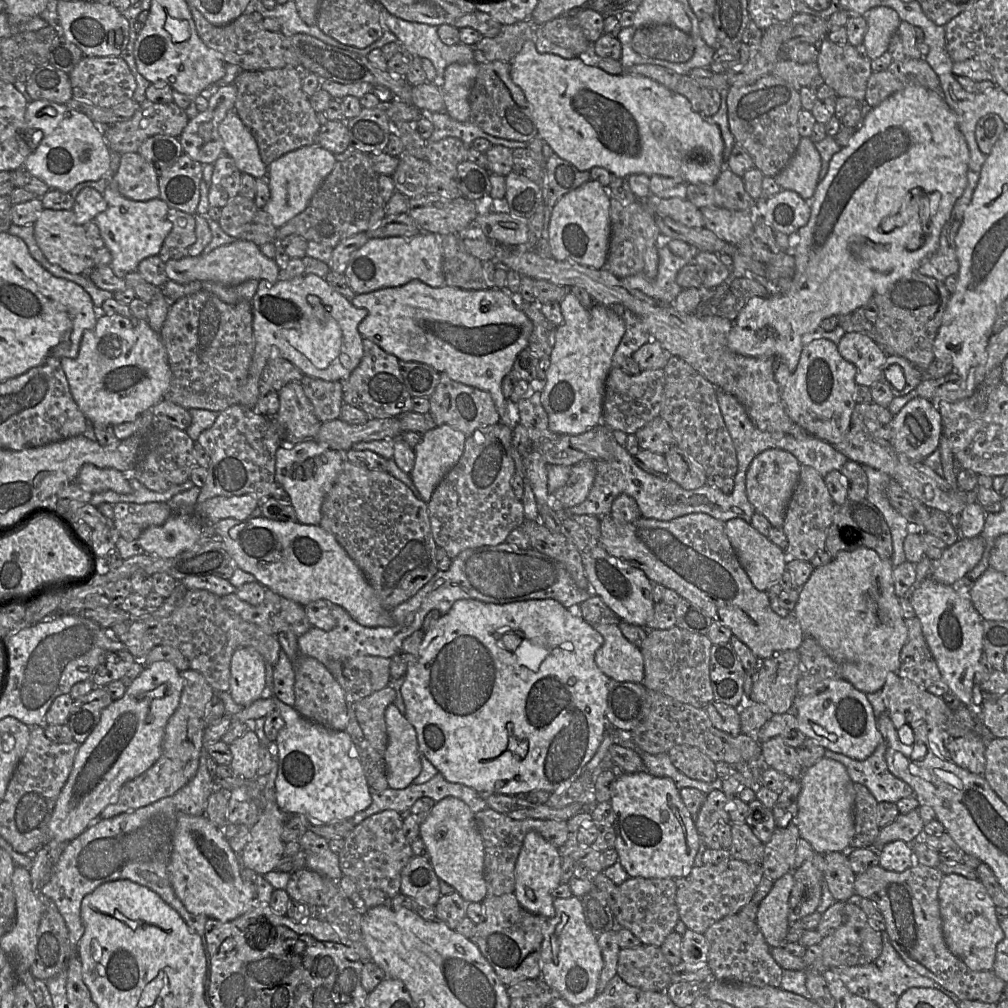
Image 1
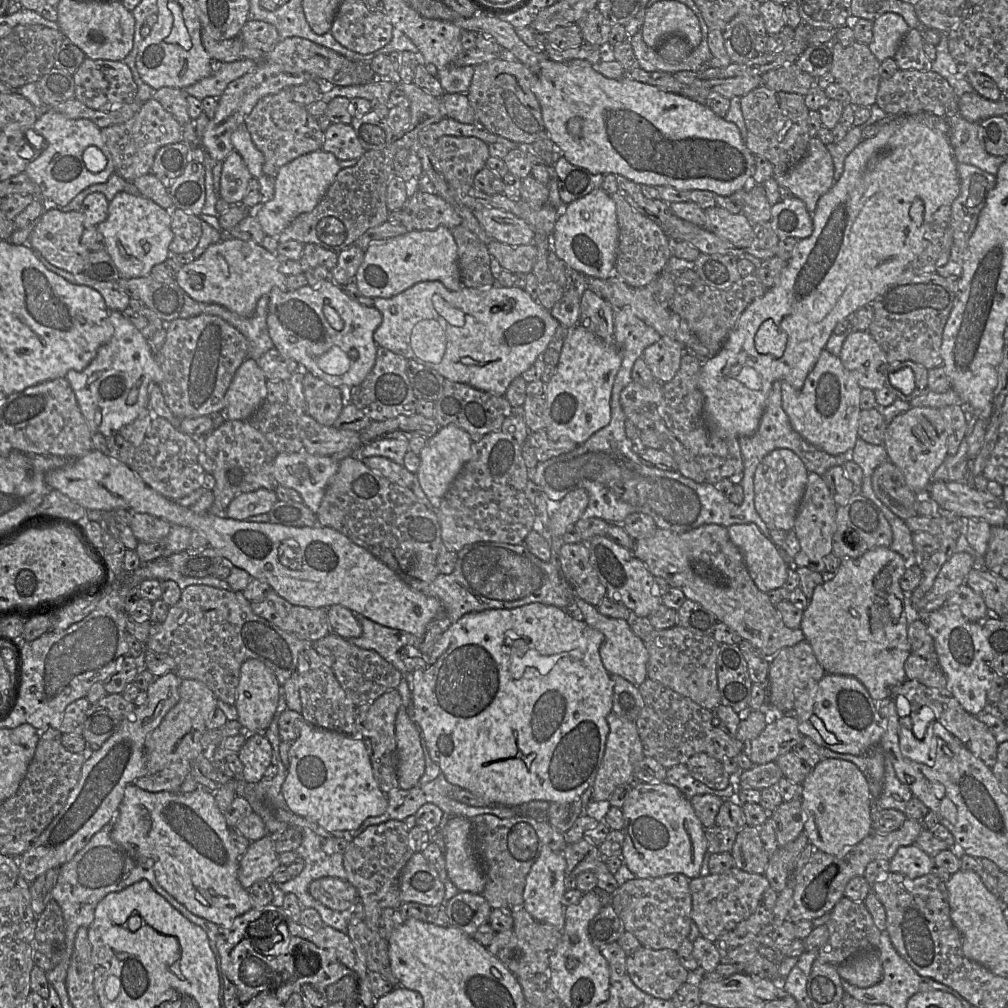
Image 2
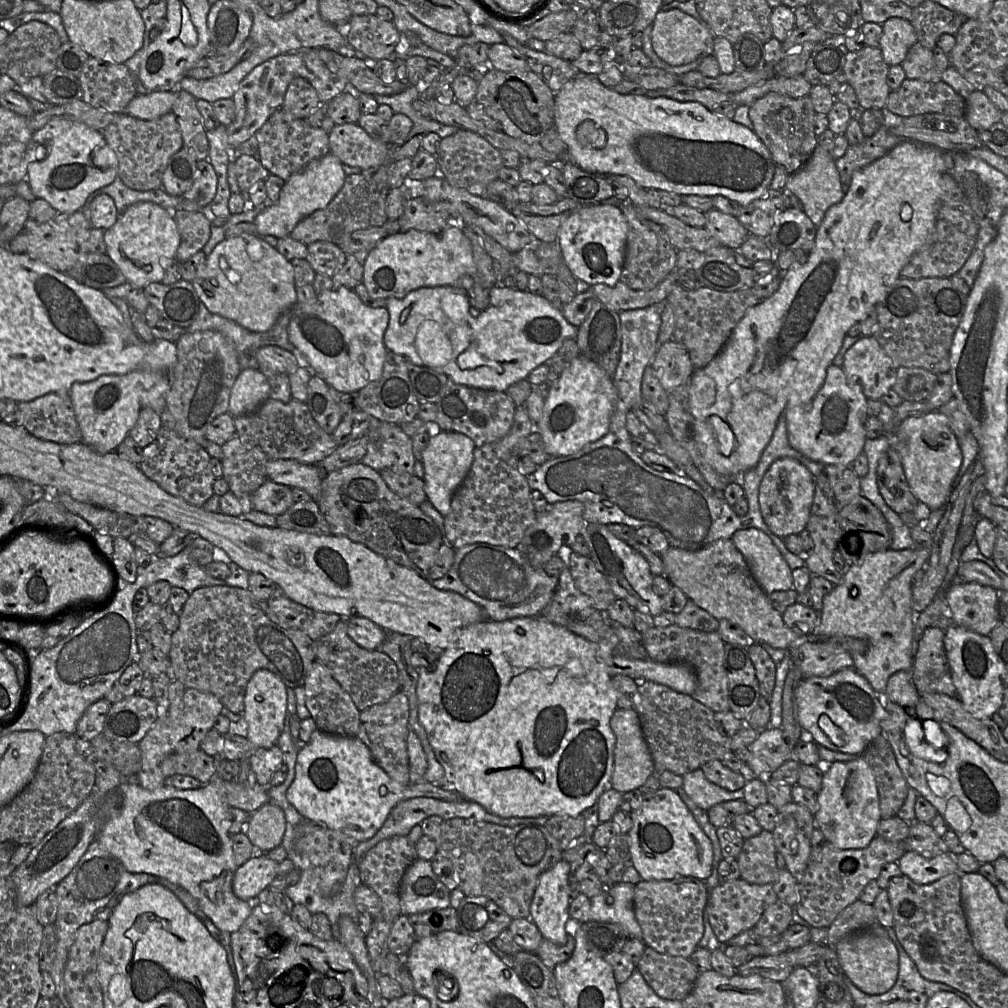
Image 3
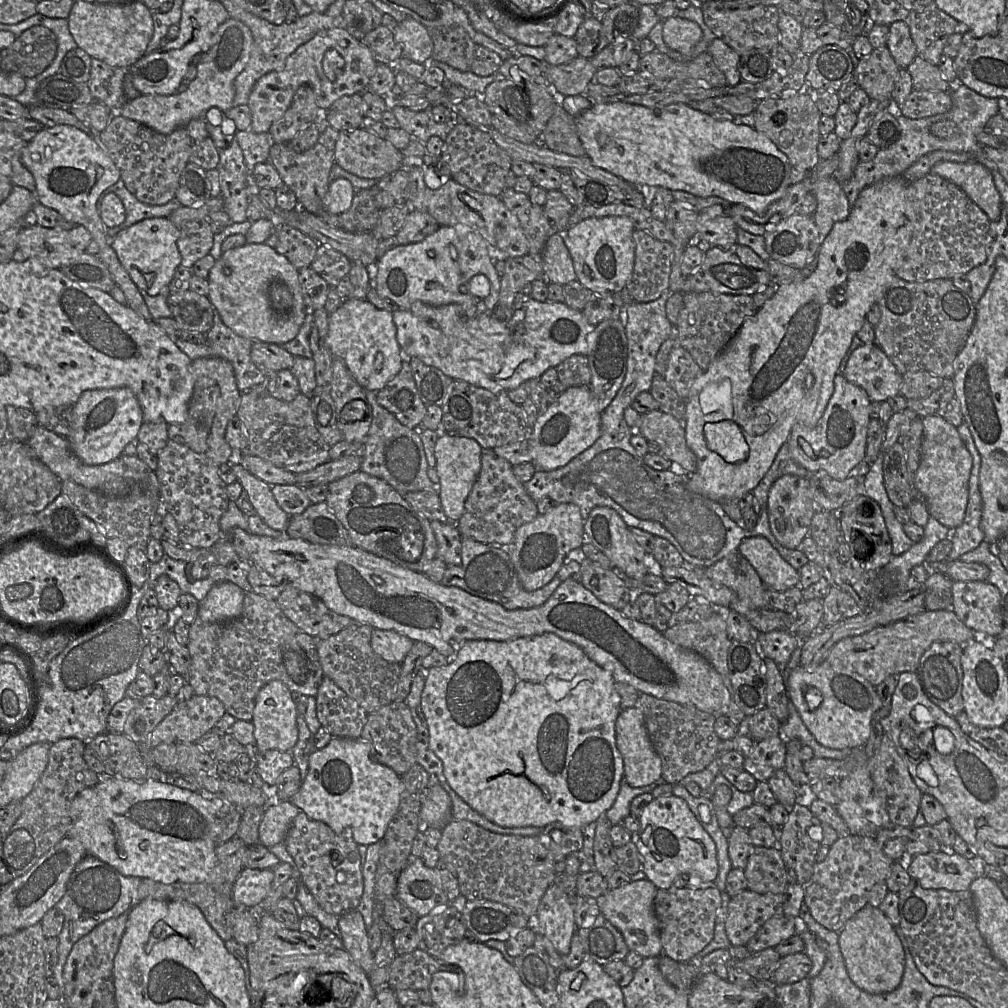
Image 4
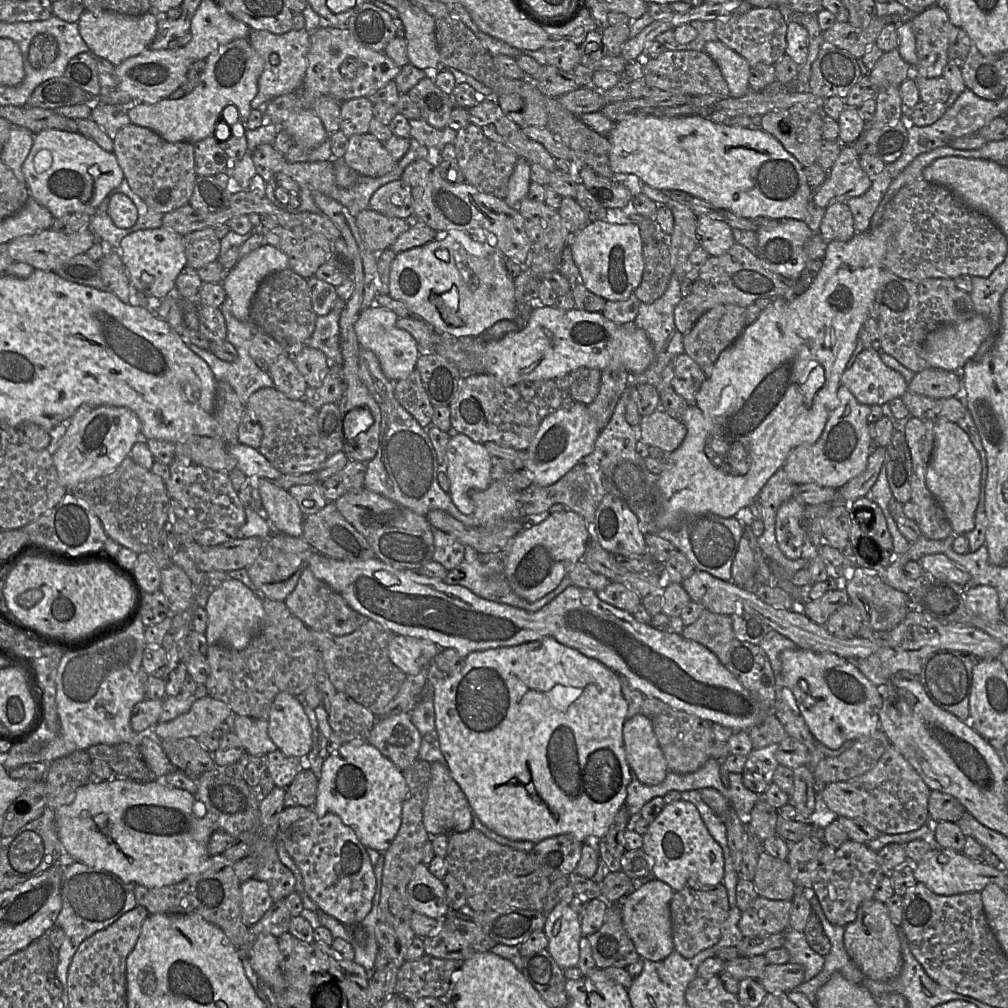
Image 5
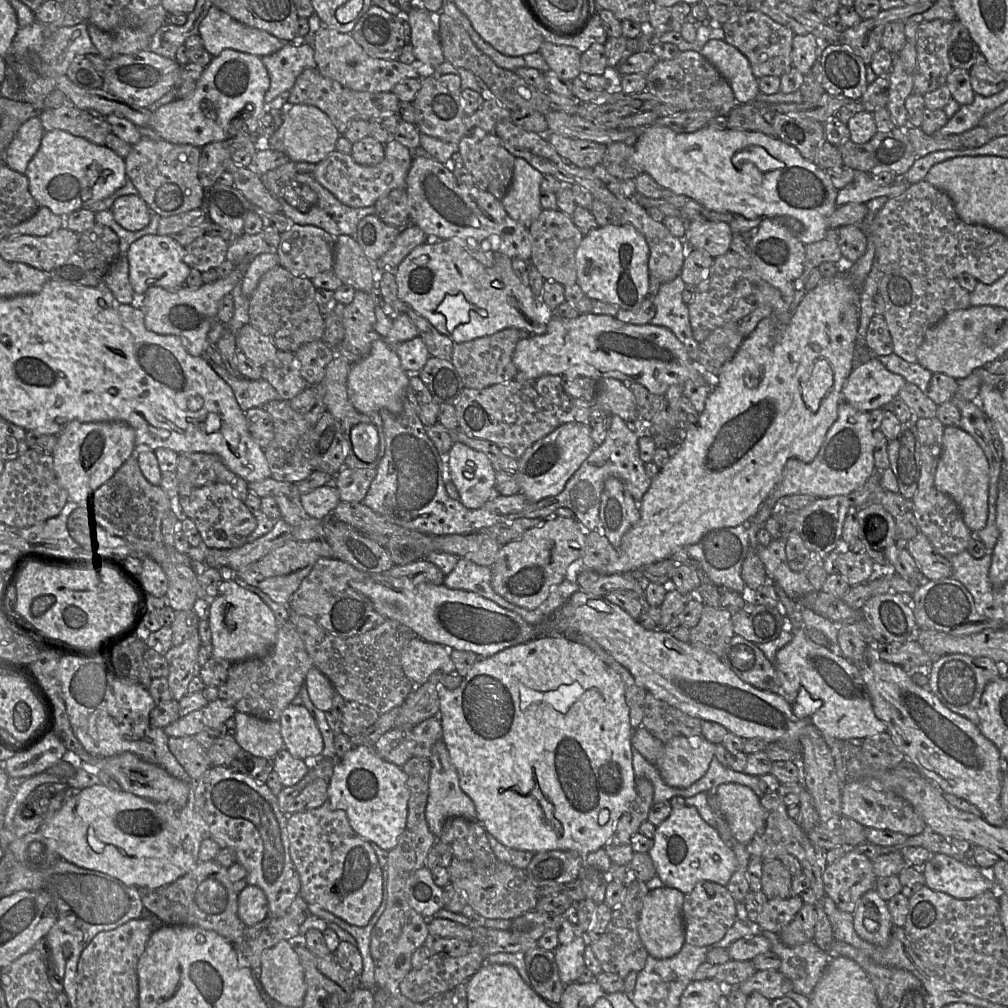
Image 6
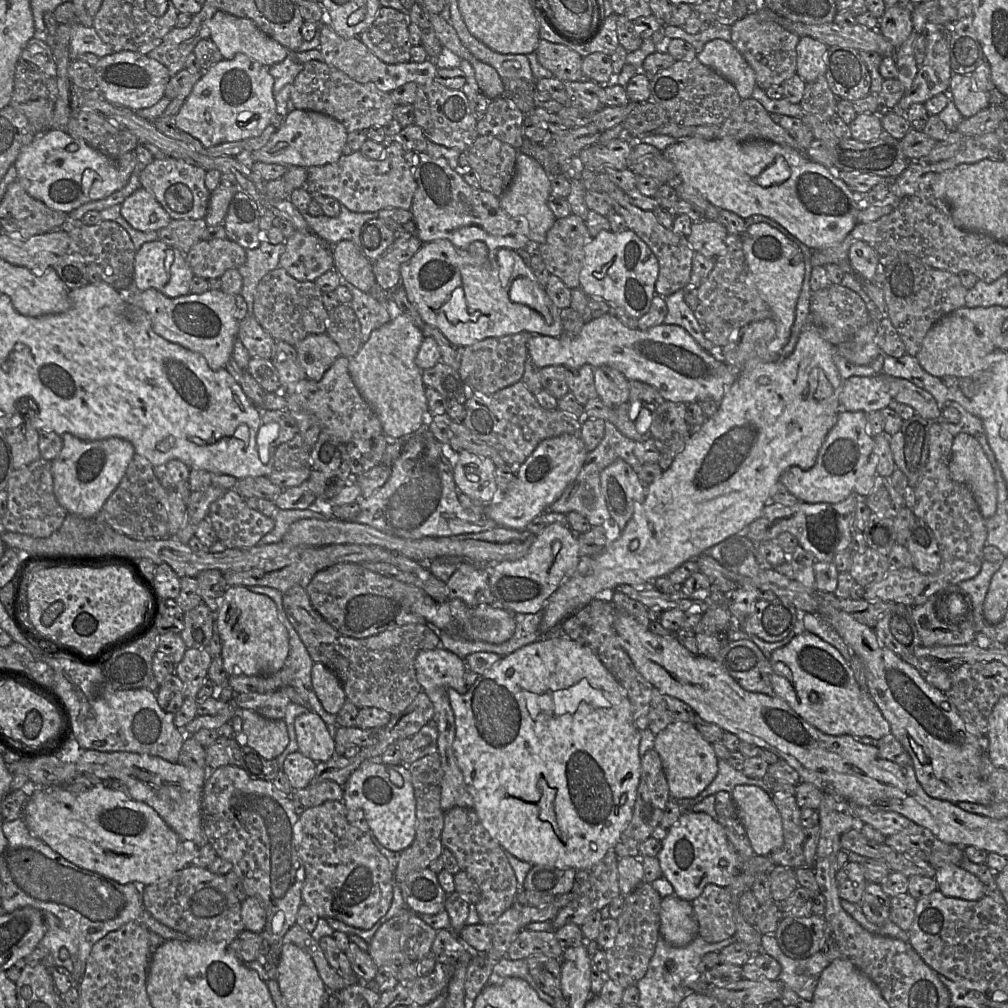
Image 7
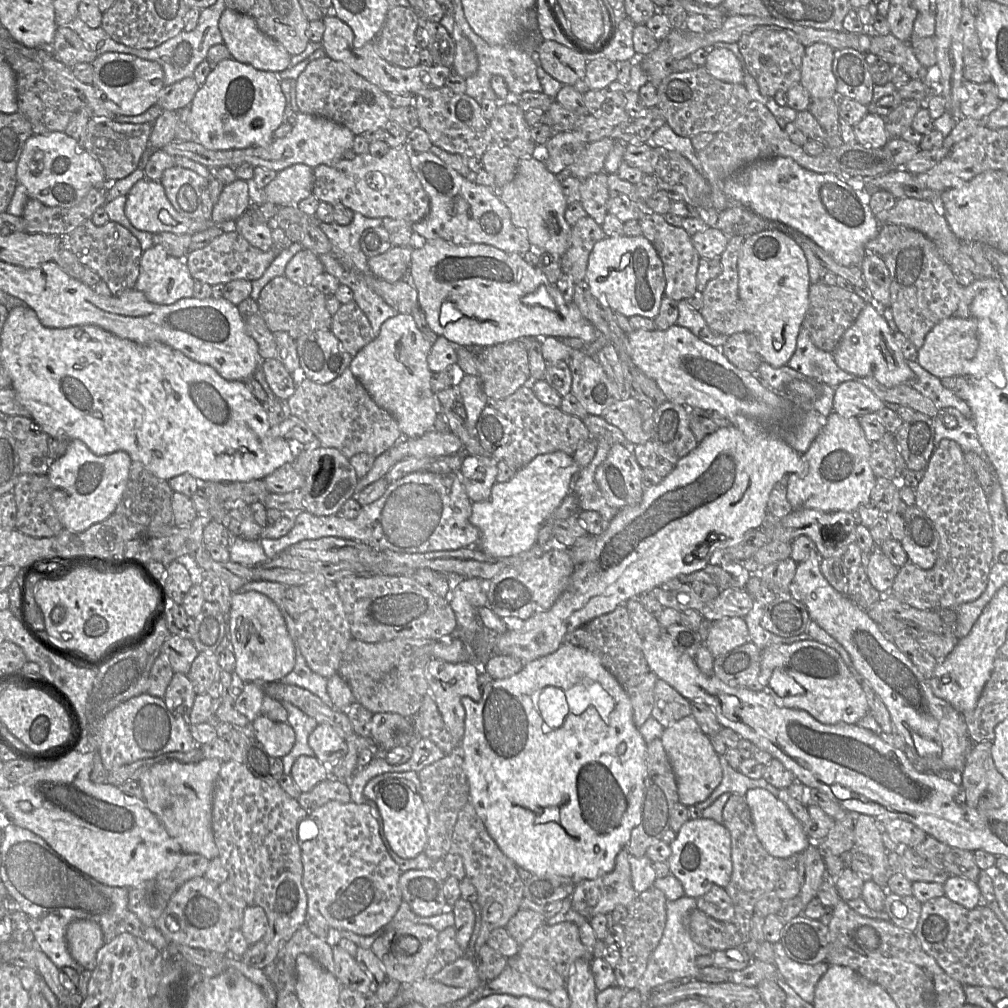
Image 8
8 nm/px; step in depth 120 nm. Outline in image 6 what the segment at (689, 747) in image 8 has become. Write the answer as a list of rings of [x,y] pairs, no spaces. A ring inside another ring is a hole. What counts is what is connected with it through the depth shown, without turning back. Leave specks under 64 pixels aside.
[[[675,736],[663,745],[661,757],[656,762],[664,782],[675,788],[687,788],[699,780],[708,770],[714,758],[716,744],[701,736]]]

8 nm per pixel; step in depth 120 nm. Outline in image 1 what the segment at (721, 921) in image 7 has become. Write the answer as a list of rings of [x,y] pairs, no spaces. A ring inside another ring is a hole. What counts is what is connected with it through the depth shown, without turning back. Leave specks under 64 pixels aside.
[[[629,878],[619,886],[619,899],[616,909],[618,927],[630,930],[644,945],[660,947],[666,937],[675,931],[680,920],[676,905],[676,883],[671,878]]]

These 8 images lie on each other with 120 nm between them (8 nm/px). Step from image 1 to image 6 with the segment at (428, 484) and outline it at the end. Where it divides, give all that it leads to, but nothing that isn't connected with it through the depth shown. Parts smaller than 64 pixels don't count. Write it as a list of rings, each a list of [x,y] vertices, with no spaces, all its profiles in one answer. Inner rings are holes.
[[[454,442],[448,453],[451,481],[458,490],[461,503],[469,509],[482,507],[496,492],[496,471],[490,460],[483,452],[474,450],[461,442]]]

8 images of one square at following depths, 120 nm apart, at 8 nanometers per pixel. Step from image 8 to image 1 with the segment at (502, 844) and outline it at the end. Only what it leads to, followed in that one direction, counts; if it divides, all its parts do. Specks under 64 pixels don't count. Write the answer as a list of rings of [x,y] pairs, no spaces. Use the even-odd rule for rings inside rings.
[[[476,599],[455,601],[451,609],[441,615],[424,634],[417,661],[408,663],[400,689],[406,708],[405,717],[416,730],[419,751],[447,781],[468,786],[482,796],[525,796],[535,790],[552,793],[568,789],[581,776],[609,728],[606,710],[610,678],[598,668],[594,659],[603,642],[602,635],[584,621],[576,609],[568,609],[554,599],[533,599],[506,604],[487,603]]]

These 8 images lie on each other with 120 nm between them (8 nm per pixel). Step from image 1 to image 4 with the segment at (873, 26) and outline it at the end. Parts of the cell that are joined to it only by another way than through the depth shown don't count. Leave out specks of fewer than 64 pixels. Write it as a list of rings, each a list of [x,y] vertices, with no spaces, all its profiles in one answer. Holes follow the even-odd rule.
[[[895,21],[889,25],[886,47],[901,69],[905,69],[917,56],[916,45],[905,21]]]

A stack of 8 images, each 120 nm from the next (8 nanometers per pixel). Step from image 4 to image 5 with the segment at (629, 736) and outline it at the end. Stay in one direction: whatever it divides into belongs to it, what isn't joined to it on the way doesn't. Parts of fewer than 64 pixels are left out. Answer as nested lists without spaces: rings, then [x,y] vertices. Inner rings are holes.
[[[642,713],[627,718],[623,741],[628,764],[638,780],[646,785],[661,783],[669,770],[651,721]]]

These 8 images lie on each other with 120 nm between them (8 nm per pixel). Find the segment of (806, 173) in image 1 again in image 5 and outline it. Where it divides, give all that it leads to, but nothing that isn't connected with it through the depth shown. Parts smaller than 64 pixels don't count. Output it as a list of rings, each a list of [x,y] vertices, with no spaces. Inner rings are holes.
[[[833,203],[826,208],[819,233],[827,243],[835,240],[846,242],[854,237],[856,234],[854,218],[847,203]]]

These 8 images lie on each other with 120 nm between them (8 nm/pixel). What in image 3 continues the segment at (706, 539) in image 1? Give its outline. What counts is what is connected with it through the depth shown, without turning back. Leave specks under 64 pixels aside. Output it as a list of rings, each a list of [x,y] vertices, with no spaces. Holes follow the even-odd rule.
[[[718,539],[696,551],[670,546],[659,555],[664,564],[665,577],[671,584],[680,588],[688,599],[708,611],[717,620],[730,620],[739,625],[754,642],[767,643],[774,648],[788,649],[794,647],[800,640],[797,634],[785,624],[782,615],[772,607],[767,594],[754,579],[745,558],[731,539]]]

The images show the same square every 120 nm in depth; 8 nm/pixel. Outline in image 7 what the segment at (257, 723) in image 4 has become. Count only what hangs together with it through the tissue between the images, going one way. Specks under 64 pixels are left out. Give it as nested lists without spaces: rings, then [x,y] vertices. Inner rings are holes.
[[[309,711],[299,715],[294,723],[298,752],[316,763],[335,756],[335,740],[321,717]]]

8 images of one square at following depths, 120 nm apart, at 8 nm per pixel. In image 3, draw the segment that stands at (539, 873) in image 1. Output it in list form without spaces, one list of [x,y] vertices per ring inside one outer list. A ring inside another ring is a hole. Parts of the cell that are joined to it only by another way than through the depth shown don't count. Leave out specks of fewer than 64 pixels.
[[[562,859],[543,872],[538,878],[530,904],[529,919],[537,926],[544,939],[558,945],[567,942],[571,901],[569,870],[570,864]]]

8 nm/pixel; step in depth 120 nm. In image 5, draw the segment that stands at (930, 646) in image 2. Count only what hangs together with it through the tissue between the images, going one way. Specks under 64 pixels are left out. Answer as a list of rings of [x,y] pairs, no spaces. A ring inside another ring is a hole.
[[[940,650],[929,655],[919,673],[920,683],[926,694],[937,706],[954,714],[962,721],[970,716],[969,700],[972,686],[972,672],[981,659],[971,653],[957,650]]]

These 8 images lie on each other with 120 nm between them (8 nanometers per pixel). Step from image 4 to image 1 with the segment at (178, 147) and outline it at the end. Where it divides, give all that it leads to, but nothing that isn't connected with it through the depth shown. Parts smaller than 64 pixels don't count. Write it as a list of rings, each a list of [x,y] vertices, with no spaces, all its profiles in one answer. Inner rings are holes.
[[[146,99],[129,120],[103,130],[110,150],[122,155],[138,152],[143,142],[154,135],[179,137],[189,120],[185,110],[174,102],[162,104]]]

